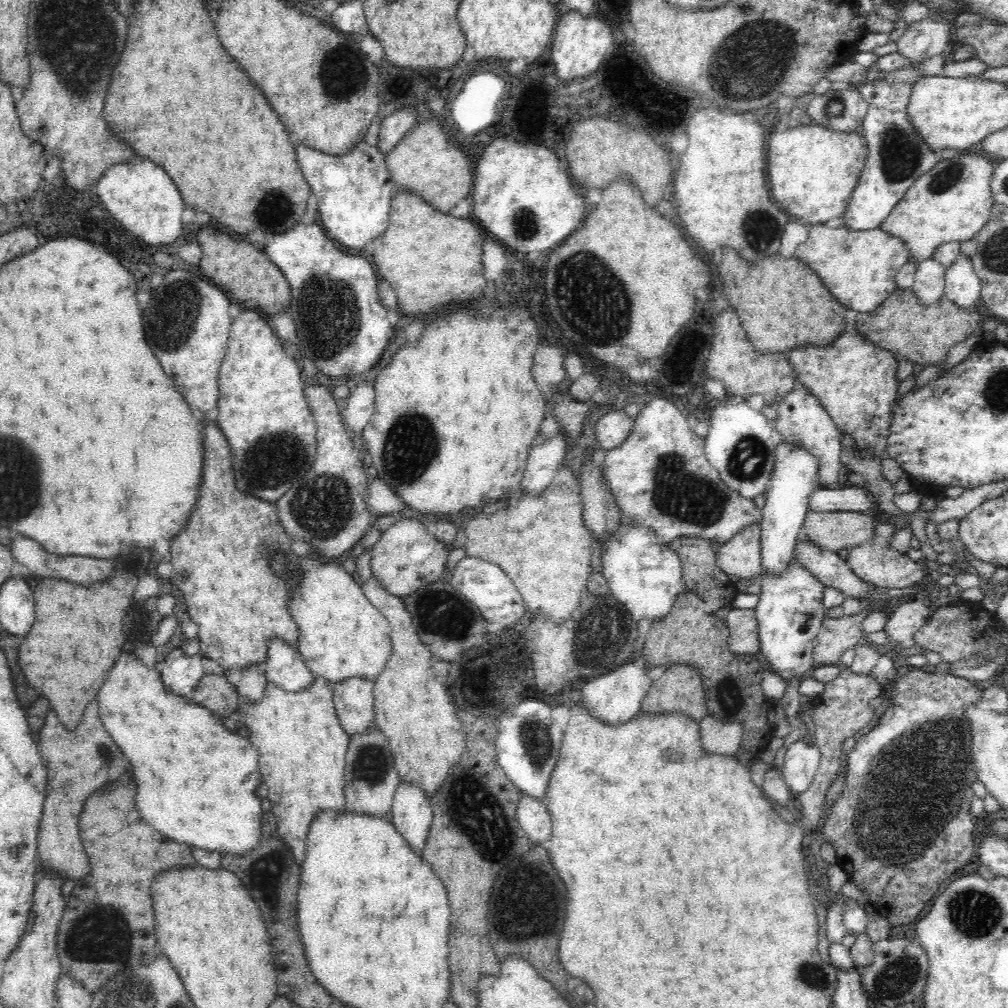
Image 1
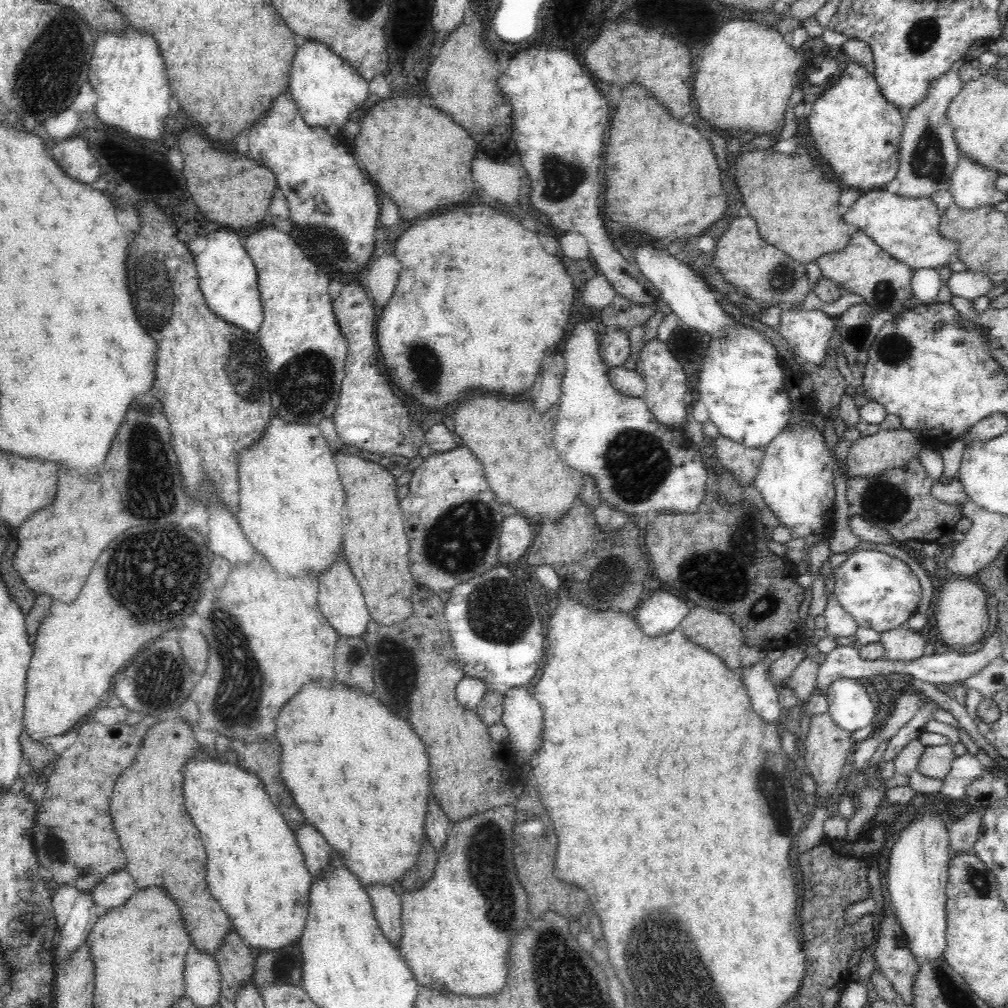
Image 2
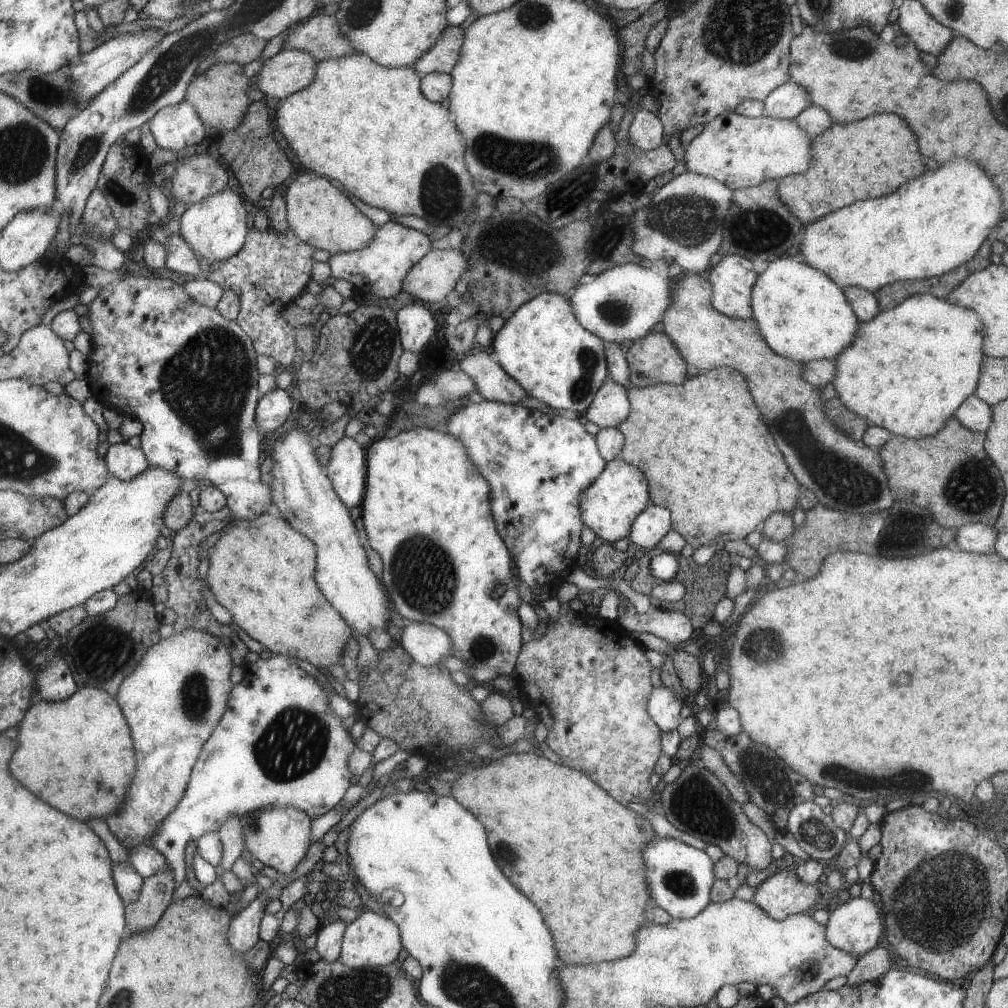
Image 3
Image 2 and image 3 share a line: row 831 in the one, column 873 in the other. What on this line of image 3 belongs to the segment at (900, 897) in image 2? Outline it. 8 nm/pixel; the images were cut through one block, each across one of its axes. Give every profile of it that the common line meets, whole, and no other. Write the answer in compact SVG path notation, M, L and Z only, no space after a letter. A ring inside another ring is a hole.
M862 896L838 906L826 926L830 944L850 954L866 954L882 936L882 918L876 902Z

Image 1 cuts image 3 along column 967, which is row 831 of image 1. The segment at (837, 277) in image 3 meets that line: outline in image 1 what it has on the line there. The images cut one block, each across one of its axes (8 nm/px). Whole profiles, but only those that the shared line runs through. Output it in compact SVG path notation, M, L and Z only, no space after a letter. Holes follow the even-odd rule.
M124 649L122 654L118 654L116 664L112 668L112 672L108 674L108 682L102 684L100 692L98 692L98 700L100 700L99 717L106 729L106 732L114 739L114 743L120 748L121 752L126 756L130 772L136 778L136 792L135 803L138 810L142 812L140 816L154 826L160 834L174 838L176 842L184 842L184 844L192 844L196 848L204 848L210 852L220 852L220 854L248 854L252 848L255 848L260 840L260 828L262 828L263 810L260 804L261 798L256 796L256 789L261 784L259 757L256 749L252 747L249 738L244 738L233 731L229 731L224 727L221 720L216 718L207 708L198 706L191 702L189 698L178 696L168 692L168 689L162 682L159 667L150 668L146 666L143 661L134 653Z

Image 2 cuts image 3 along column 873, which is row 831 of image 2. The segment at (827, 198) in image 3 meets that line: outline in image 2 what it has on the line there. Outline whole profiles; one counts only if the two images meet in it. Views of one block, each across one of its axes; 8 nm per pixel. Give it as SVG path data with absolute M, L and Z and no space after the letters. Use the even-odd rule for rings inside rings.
M160 717L146 732L142 748L136 754L136 760L128 768L124 768L124 772L116 780L110 812L116 824L116 834L120 836L120 844L128 858L128 870L136 880L138 888L140 884L164 884L164 888L168 888L168 894L172 896L172 900L176 900L184 916L184 924L187 932L190 932L191 945L196 945L202 951L208 951L213 955L220 948L220 944L223 944L225 934L233 930L233 926L222 905L216 899L212 900L213 896L208 892L204 872L204 846L200 846L198 830L184 806L182 776L187 766L186 762L192 761L192 758L196 758L200 752L202 752L200 744L196 742L196 736L192 728L186 724L186 720L180 717Z

